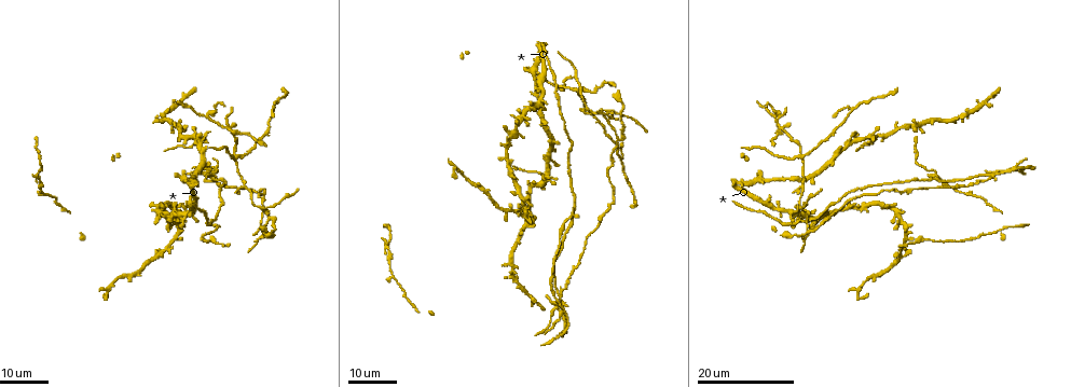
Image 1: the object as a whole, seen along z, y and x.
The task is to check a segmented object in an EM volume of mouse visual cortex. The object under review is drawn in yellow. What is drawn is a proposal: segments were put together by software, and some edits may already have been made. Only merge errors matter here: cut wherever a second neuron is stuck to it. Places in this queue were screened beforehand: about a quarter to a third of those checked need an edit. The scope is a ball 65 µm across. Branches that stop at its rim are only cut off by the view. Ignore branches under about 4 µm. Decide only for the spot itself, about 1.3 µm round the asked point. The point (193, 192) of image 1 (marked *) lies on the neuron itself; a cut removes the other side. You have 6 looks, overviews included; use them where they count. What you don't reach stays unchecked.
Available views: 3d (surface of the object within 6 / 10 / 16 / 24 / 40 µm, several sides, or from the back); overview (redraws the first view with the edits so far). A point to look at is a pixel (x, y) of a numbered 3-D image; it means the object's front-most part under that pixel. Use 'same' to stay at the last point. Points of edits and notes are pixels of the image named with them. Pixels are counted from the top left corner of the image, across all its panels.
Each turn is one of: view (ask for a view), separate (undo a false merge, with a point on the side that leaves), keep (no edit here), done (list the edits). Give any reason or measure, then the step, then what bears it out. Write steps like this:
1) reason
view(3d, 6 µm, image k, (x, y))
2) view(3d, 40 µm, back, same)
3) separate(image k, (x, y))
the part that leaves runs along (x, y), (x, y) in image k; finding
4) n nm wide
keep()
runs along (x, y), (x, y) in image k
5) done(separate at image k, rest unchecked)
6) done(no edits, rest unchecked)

branch point
view(3d, 24 µm, image 1, (180, 178))

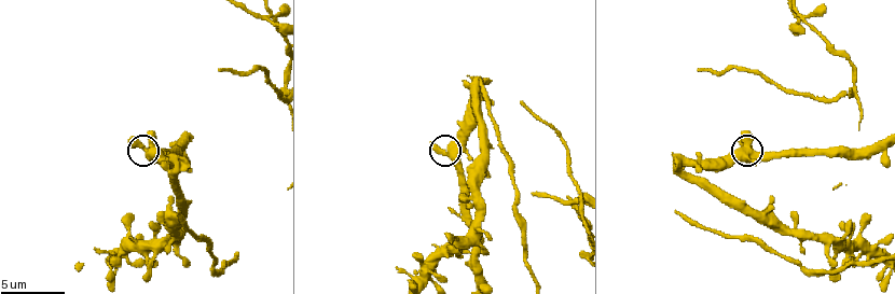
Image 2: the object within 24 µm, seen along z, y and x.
view(3d, 6 µm, image 2, (146, 148))

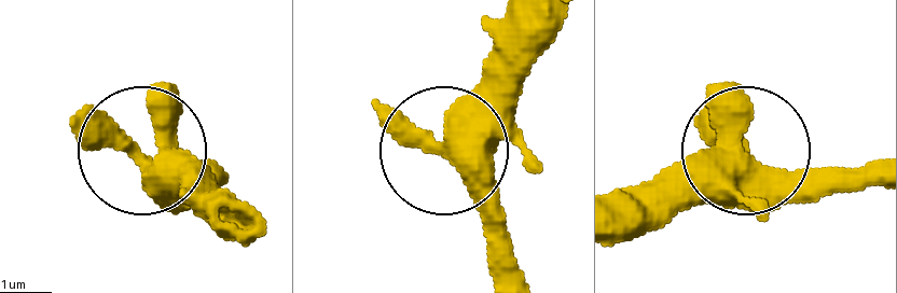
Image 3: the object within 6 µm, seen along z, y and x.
keep()
continuous, no second neuron

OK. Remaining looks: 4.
view(3d, 16 µm, image 1, (544, 184))

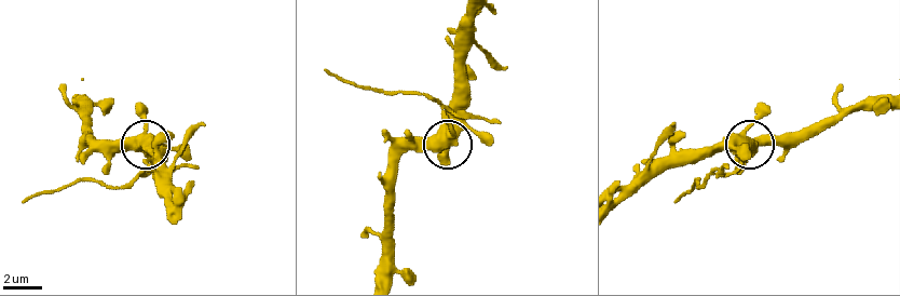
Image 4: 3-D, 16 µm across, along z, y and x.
zoom in
view(3d, 10 µm, image 4, (449, 135))

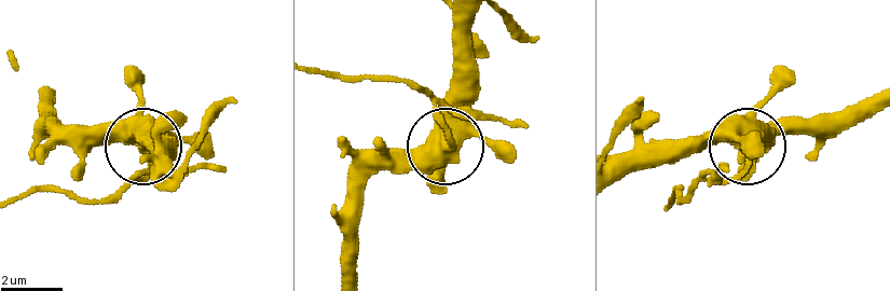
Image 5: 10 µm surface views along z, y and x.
470 nm wide
separate(image 5, (489, 119))
the part that leaves runs along (448, 141), (433, 105), (409, 87), (316, 69) in image 5; a second neuron is stuck on

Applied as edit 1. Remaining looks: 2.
four or more arms meet
view(3d, 16 µm, image 2, (796, 22))

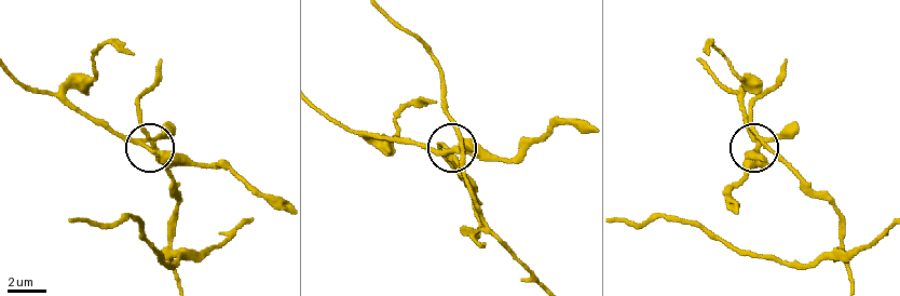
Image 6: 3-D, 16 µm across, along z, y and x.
5 arms
separate(image 6, (780, 160))
the part that leaves runs along (762, 142), (839, 219), (848, 278) in image 6; two neurons meet here

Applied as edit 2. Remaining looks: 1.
done(separate at image 5, separate at image 6, rest unchecked)

